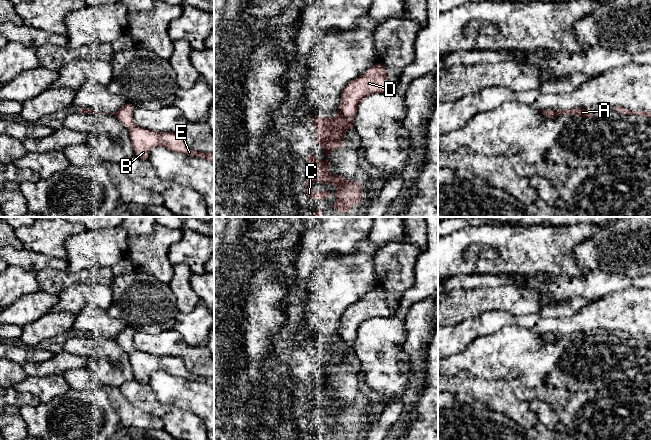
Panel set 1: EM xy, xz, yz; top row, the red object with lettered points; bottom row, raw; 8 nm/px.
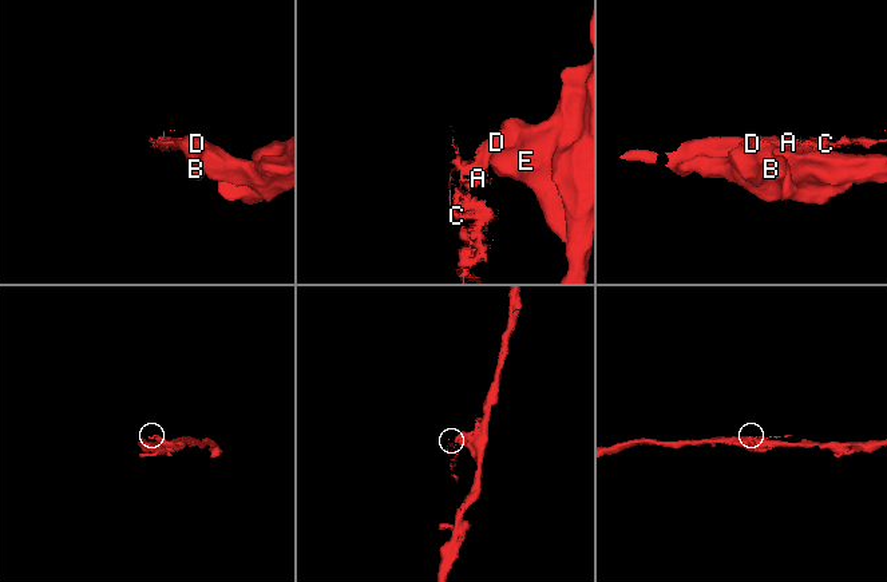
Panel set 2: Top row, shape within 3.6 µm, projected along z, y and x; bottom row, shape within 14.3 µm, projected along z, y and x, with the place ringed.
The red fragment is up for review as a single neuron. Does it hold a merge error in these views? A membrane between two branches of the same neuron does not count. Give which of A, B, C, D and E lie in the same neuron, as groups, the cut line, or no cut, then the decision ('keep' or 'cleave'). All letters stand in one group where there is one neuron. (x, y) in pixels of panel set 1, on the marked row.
A C / B D E | xz (338, 109), (351, 120) | cleave

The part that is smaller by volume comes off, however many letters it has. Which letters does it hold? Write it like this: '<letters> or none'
A, C

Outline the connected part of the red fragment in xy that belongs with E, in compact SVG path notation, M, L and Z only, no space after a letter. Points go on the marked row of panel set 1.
M126 102L117 111L116 117L129 131L134 153L142 161L149 159L150 150L153 147L162 146L176 153L202 158L214 163L214 154L194 151L187 146L183 136L179 133L158 132L136 126L133 122L134 109L135 107L130 102Z

